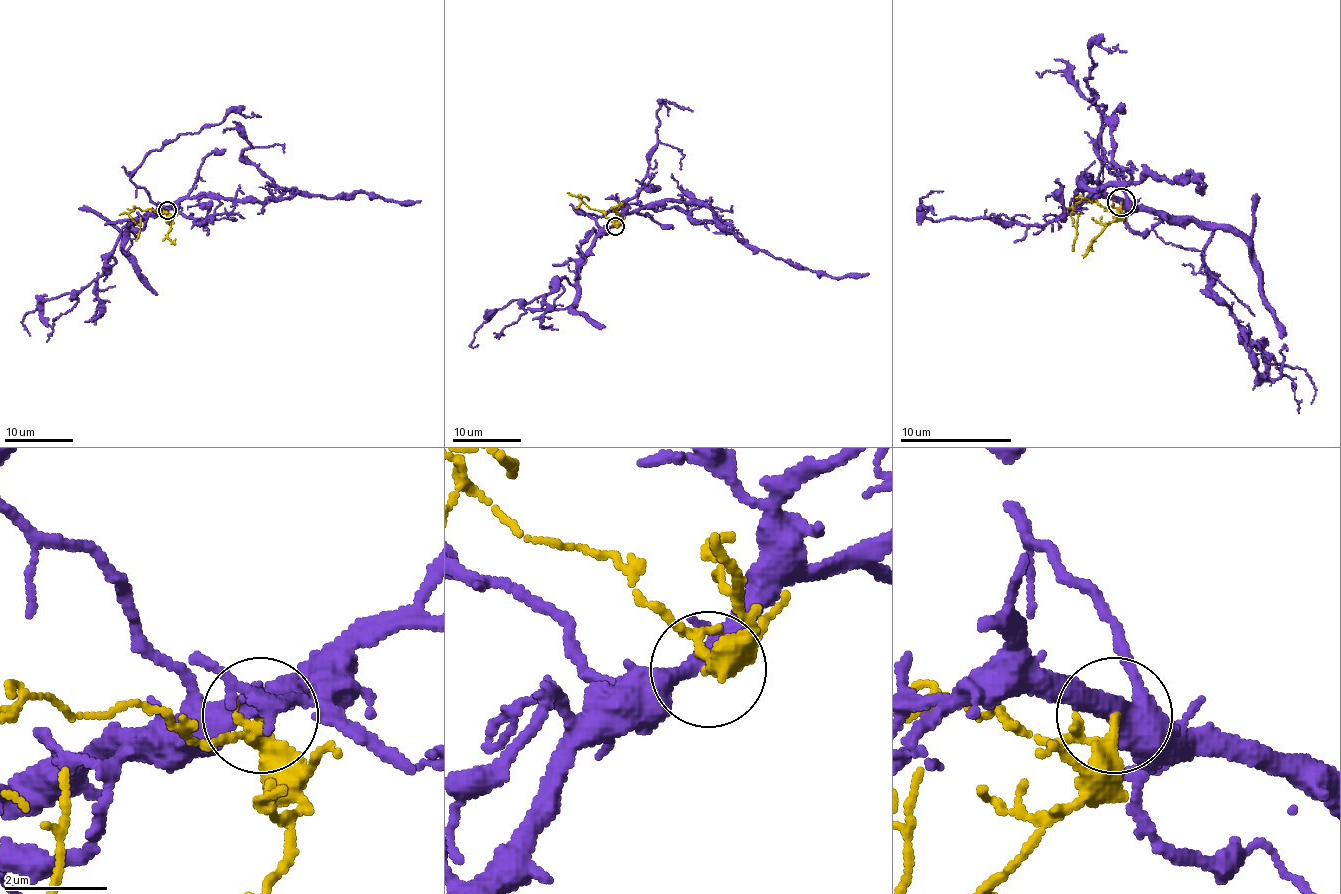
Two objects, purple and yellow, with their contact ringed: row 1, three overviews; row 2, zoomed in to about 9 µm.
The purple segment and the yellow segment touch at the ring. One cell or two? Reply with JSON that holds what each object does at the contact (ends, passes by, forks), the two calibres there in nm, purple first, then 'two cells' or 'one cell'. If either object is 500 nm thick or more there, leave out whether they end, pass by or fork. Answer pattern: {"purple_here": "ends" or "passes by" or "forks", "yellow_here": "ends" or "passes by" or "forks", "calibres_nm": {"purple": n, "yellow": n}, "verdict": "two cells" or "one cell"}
{"purple_here": "forks", "yellow_here": "passes by", "calibres_nm": {"purple": 300, "yellow": 220}, "verdict": "two cells"}

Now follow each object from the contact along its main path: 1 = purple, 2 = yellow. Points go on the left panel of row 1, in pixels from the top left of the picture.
1: (165, 211), (184, 198), (214, 195), (260, 202), (307, 193), (350, 197), (364, 192), (398, 202), (421, 200)
2: (167, 211), (158, 214), (153, 209), (143, 211), (136, 207), (129, 214), (139, 226), (136, 240)

